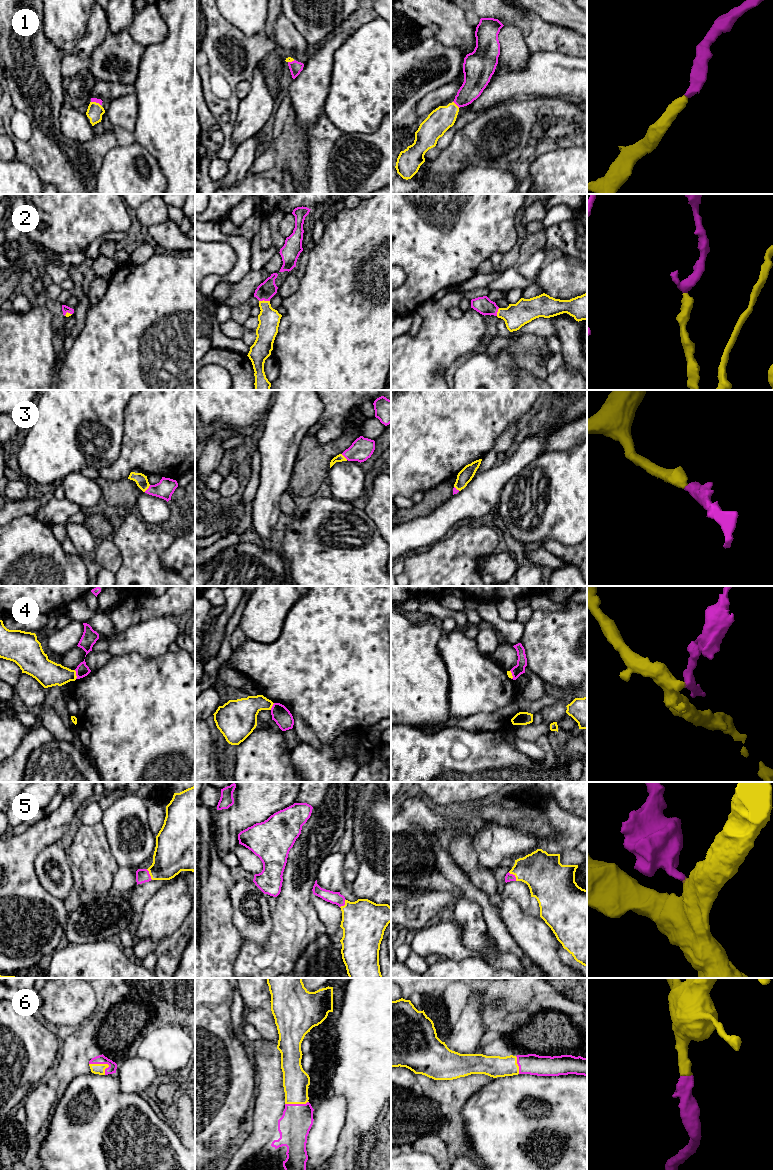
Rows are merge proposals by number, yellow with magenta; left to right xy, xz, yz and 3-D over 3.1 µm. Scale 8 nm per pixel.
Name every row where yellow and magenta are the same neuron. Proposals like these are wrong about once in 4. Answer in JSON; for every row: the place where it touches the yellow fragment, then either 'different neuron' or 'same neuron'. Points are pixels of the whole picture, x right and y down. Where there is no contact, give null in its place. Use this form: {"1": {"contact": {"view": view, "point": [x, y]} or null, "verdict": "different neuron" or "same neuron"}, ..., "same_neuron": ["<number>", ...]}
{"1": {"contact": {"view": "yz", "point": [455, 104]}, "verdict": "same neuron"}, "2": {"contact": {"view": "xz", "point": [263, 300]}, "verdict": "same neuron"}, "3": {"contact": {"view": "xy", "point": [147, 488]}, "verdict": "same neuron"}, "4": {"contact": {"view": "xy", "point": [75, 674]}, "verdict": "different neuron"}, "5": {"contact": {"view": "yz", "point": [513, 874]}, "verdict": "same neuron"}, "6": {"contact": {"view": "xy", "point": [99, 1064]}, "verdict": "same neuron"}, "same_neuron": ["1", "2", "3", "5", "6"]}

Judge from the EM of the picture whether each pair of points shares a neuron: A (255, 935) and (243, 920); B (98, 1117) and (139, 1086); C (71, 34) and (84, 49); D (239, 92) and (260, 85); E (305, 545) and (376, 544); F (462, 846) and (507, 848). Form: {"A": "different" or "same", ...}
{"A": "same", "B": "different", "C": "different", "D": "different", "E": "same", "F": "different"}

